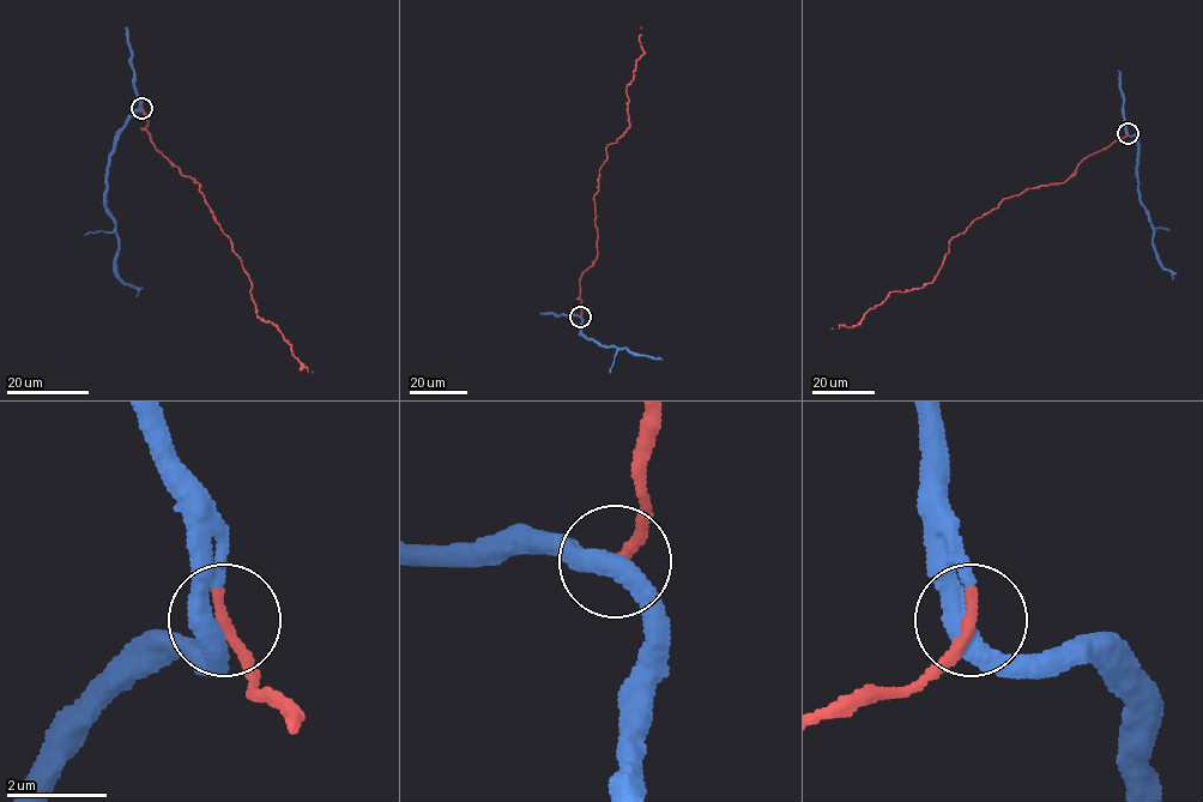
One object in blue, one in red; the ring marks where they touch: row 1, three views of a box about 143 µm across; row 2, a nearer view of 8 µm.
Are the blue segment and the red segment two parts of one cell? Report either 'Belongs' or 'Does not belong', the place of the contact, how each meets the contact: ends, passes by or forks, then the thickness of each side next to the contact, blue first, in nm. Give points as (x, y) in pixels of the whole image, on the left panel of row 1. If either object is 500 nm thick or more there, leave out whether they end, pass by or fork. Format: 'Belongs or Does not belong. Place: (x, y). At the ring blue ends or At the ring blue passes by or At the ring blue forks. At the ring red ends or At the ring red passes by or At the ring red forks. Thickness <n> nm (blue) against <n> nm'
Belongs. Place: (141, 108). At the ring blue passes by. At the ring red ends. Thickness 420 nm (blue) against 280 nm

